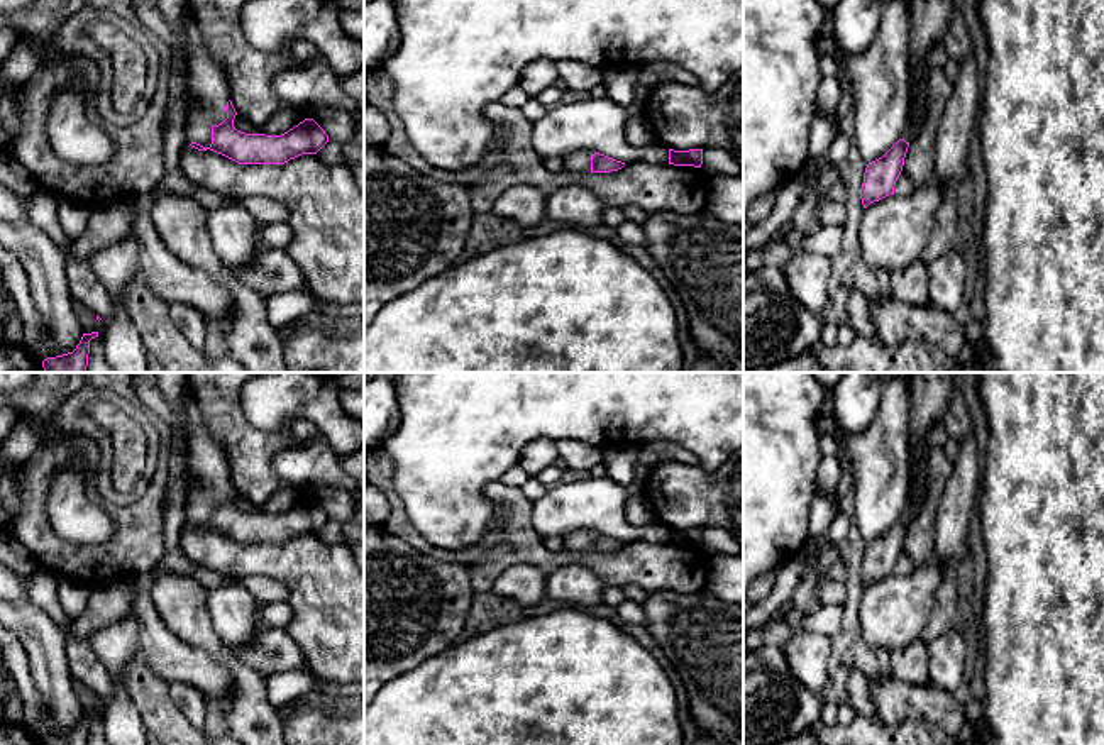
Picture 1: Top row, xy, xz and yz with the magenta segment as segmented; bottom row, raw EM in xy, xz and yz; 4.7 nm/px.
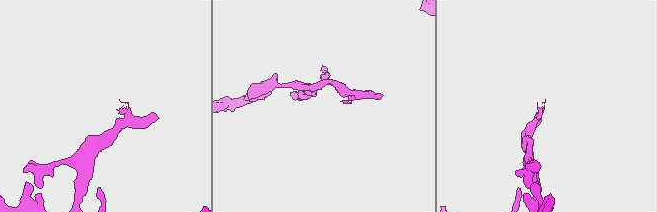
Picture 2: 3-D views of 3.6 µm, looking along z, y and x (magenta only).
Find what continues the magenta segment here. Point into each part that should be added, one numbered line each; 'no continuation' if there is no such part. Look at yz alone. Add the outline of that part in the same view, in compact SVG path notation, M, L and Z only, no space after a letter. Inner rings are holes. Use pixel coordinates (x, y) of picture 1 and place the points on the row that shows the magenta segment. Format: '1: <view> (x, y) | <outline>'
1: yz (930, 19) | M913 0L909 27L909 85L911 91L921 91L925 102L911 110L909 124L903 134L913 142L928 108L928 52L935 42L941 42L948 32L953 14L952 0Z

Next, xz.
1: xz (579, 161) | M576 151L564 156L564 168L567 171L589 173L593 151Z

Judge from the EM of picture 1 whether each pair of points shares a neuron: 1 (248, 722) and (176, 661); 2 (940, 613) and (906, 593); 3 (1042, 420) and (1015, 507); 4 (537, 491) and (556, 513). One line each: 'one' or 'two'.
1: two
2: two
3: one
4: two

